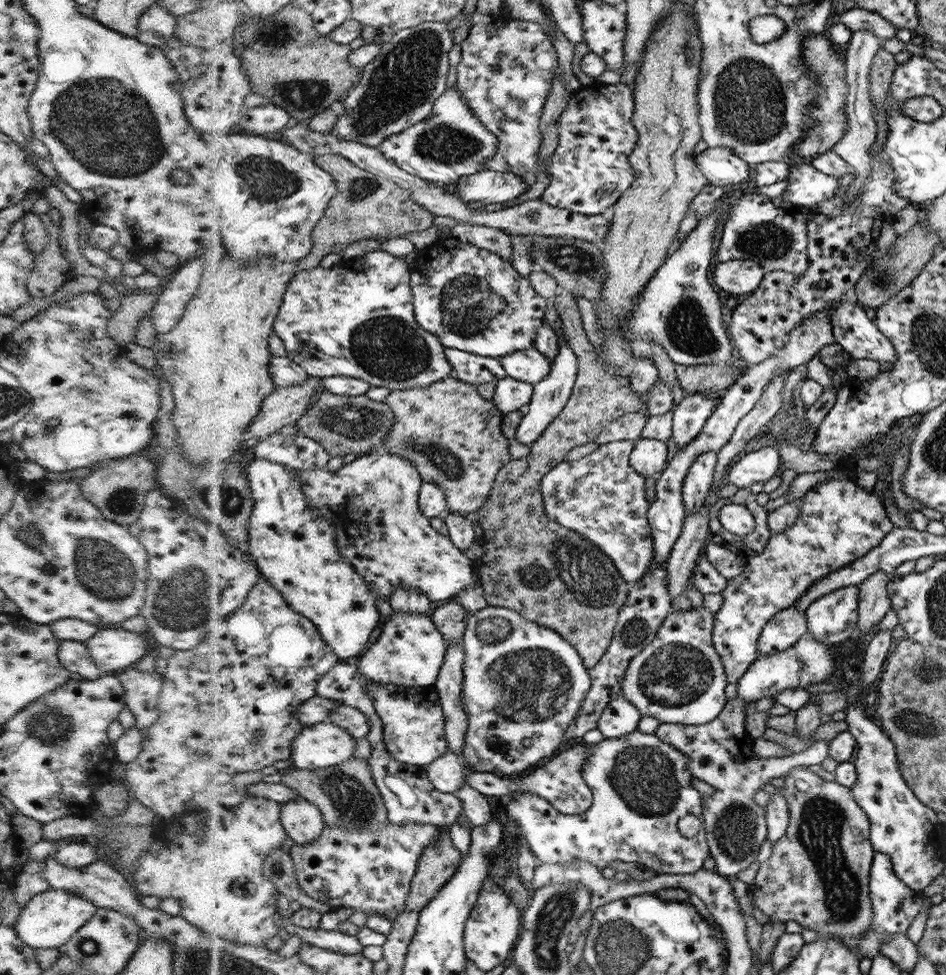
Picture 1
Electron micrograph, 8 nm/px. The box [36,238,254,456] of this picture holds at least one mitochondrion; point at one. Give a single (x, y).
(83, 394)

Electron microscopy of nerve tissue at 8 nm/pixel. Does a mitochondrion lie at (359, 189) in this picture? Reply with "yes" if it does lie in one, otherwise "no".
yes

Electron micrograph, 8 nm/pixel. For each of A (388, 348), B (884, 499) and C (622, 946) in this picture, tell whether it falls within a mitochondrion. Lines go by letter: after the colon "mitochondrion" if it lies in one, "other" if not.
A: mitochondrion
B: other
C: mitochondrion

